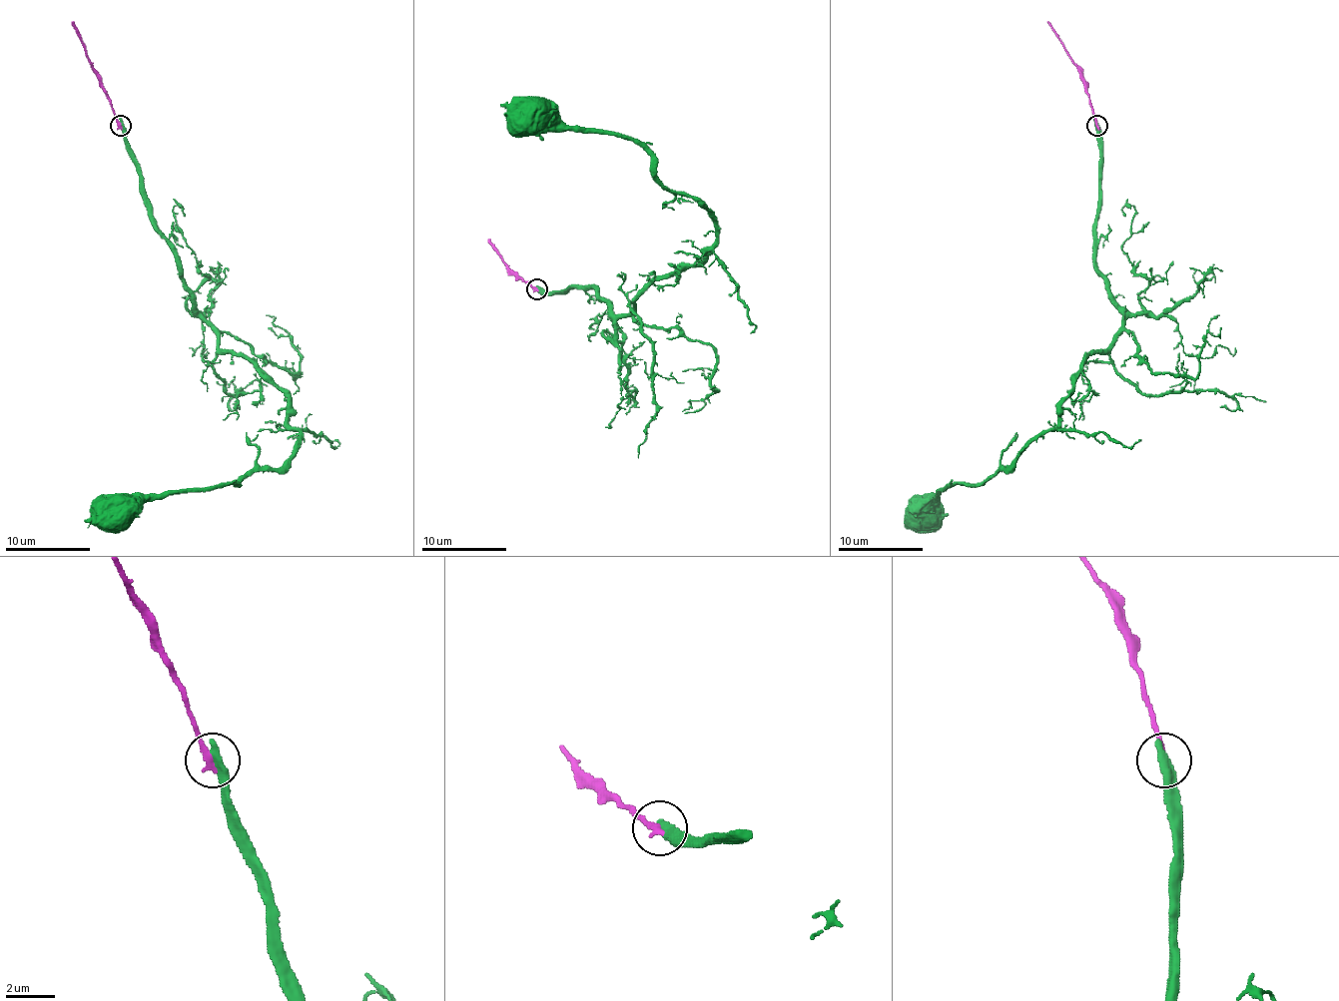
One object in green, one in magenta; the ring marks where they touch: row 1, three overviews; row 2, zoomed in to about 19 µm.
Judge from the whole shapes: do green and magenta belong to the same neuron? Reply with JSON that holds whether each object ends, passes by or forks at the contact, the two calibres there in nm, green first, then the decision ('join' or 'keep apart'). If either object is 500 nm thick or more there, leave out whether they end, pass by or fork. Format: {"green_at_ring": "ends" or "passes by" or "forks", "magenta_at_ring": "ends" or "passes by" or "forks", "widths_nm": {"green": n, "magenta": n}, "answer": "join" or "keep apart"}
{"green_at_ring": "ends", "magenta_at_ring": "ends", "widths_nm": {"green": 440, "magenta": 280}, "answer": "keep apart"}

